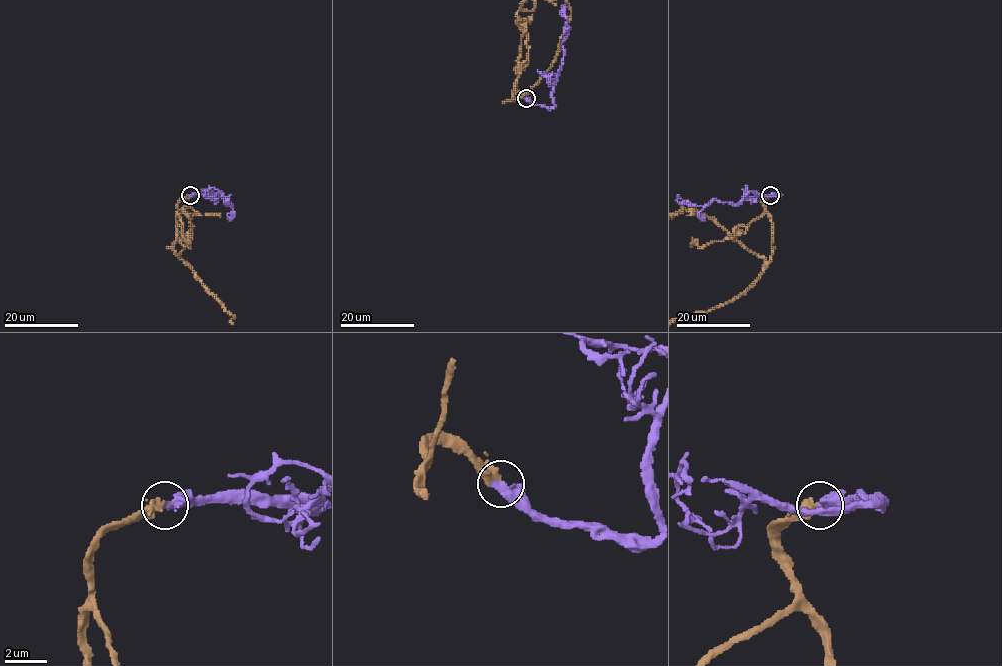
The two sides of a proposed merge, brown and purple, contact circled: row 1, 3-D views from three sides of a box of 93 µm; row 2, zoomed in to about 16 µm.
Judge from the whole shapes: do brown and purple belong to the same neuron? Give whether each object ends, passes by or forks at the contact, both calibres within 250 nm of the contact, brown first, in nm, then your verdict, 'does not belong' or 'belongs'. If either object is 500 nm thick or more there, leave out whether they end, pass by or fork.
brown ends there; purple ends there; 420 nm thick on the brown side, 480 nm on the other; belongs

